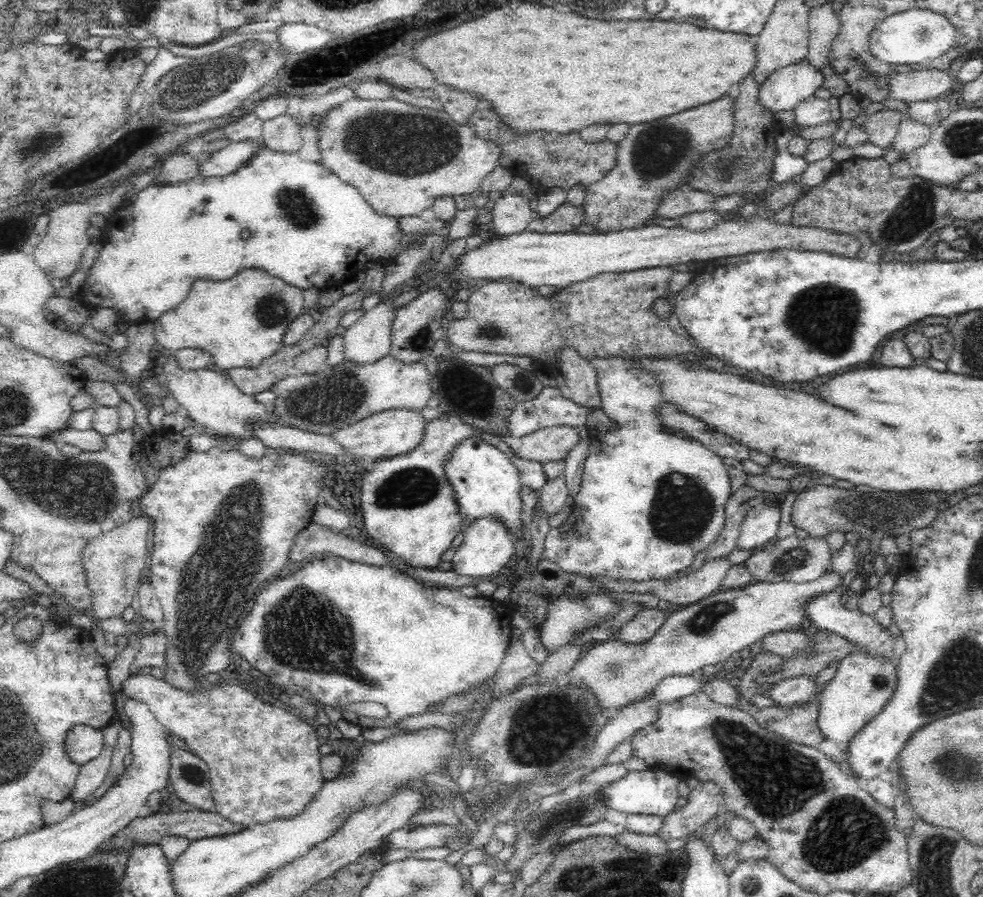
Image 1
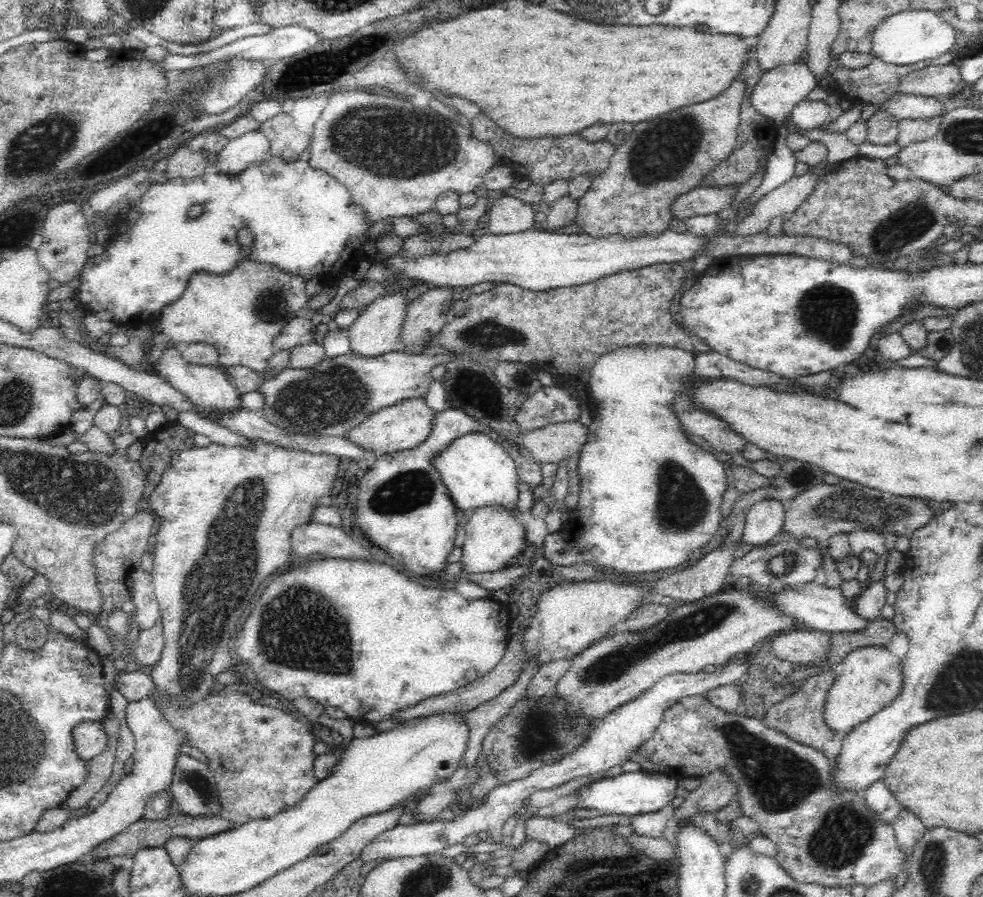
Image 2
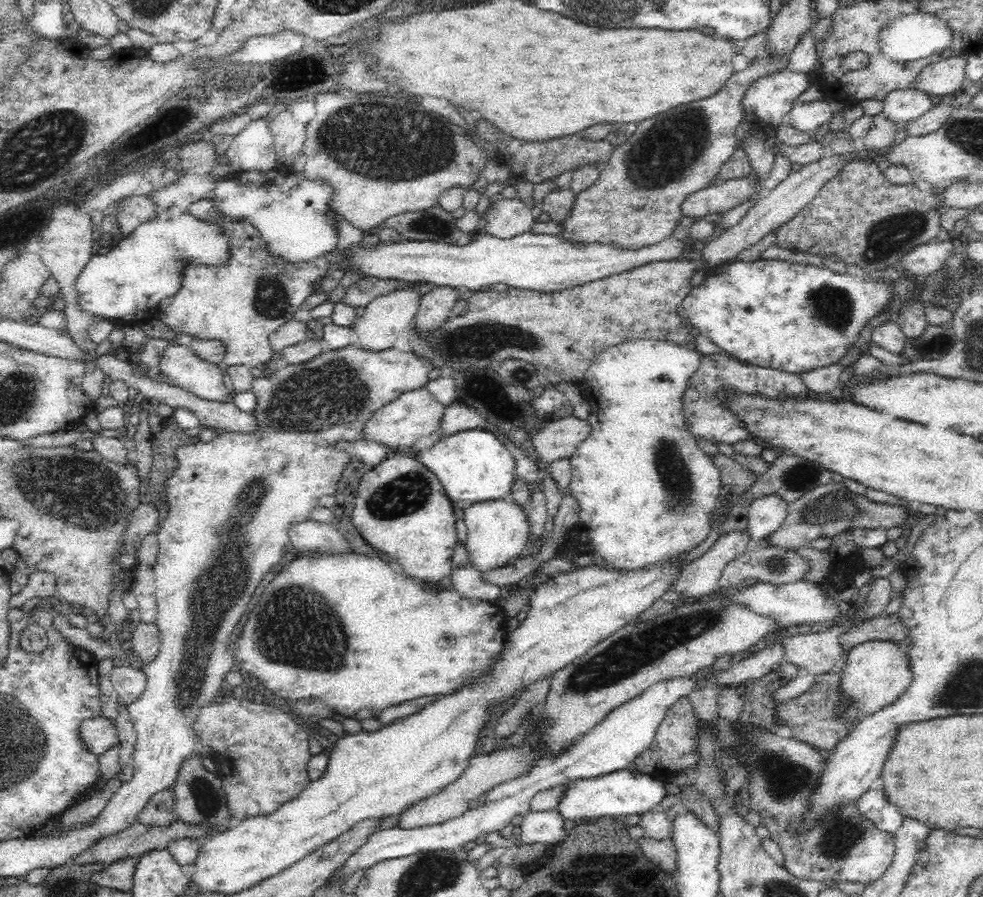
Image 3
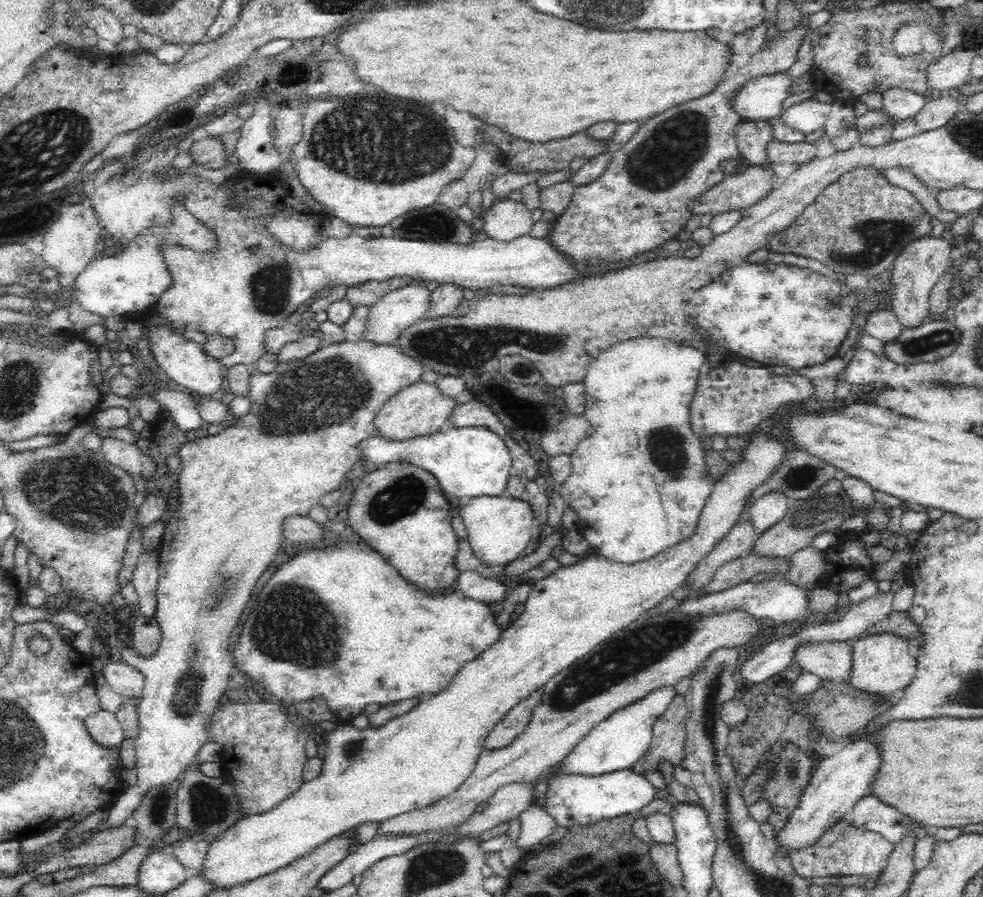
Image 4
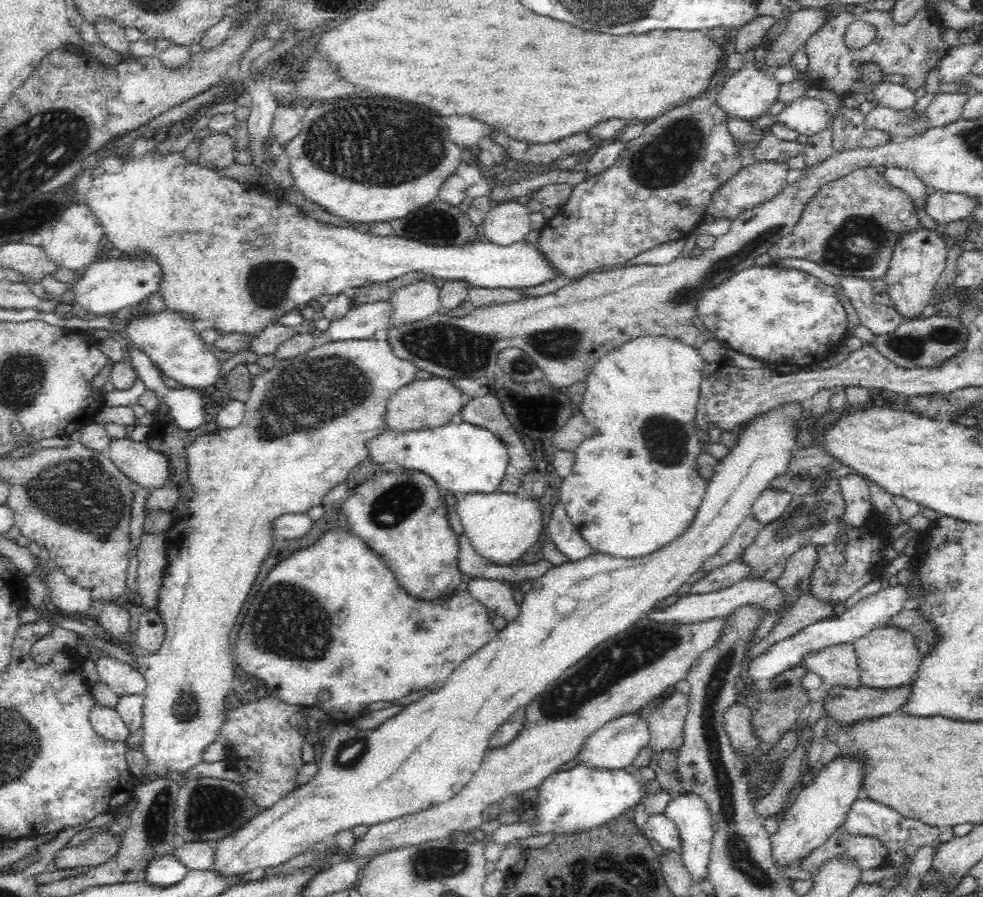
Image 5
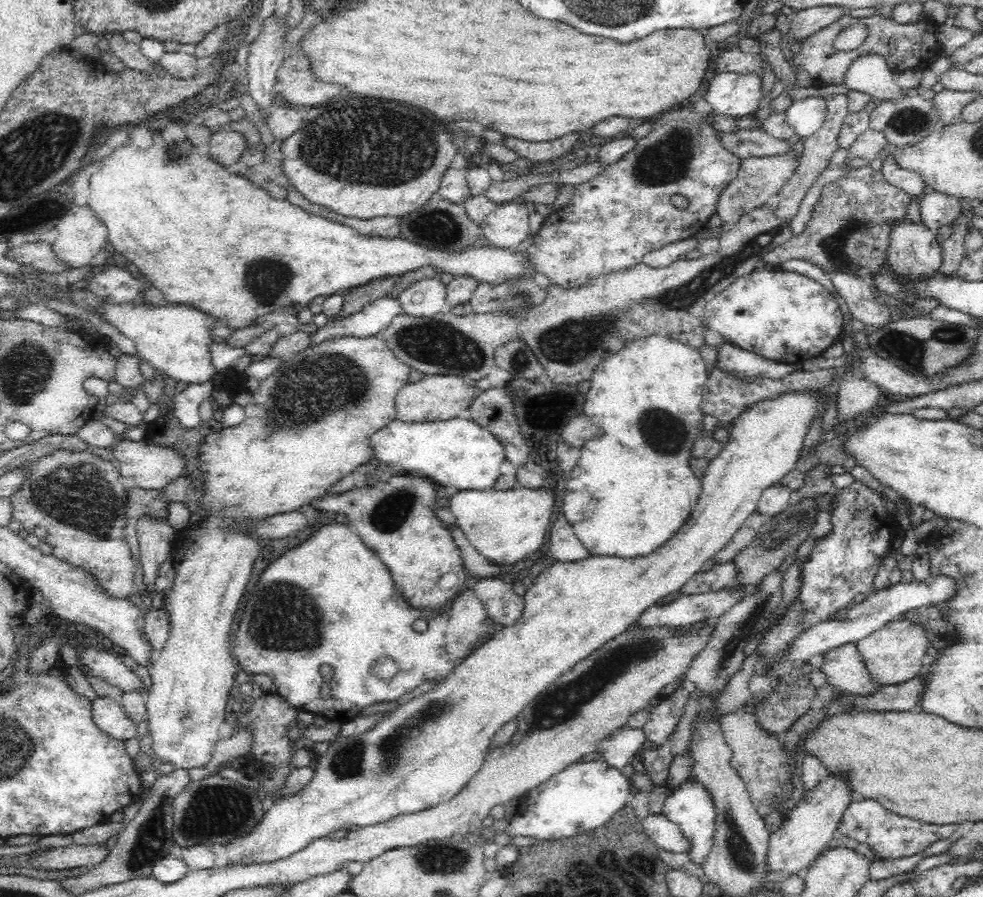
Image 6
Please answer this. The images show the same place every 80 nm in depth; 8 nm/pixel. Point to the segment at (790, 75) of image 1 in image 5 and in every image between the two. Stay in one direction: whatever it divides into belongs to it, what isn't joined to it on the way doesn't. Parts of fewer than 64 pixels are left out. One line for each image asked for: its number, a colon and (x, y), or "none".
2: (780, 90)
3: (771, 97)
4: (762, 99)
5: (748, 94)

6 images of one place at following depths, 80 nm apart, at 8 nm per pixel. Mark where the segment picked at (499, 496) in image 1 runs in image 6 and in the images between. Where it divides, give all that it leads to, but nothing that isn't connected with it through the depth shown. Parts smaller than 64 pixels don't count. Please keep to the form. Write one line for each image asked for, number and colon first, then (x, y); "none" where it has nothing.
2: (478, 473)
3: (474, 467)
4: (472, 462)
5: (464, 459)
6: (459, 453)

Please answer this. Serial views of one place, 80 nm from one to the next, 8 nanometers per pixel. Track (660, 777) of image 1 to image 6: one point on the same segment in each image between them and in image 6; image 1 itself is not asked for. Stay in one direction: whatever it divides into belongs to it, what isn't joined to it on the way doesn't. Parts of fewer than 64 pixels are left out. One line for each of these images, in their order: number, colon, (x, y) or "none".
2: (632, 793)
3: (622, 793)
4: (574, 799)
5: (573, 798)
6: (585, 794)

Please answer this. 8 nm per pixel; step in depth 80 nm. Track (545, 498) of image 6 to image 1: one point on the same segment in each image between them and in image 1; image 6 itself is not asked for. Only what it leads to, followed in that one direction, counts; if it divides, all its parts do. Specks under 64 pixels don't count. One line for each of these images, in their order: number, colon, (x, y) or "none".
1: (486, 548)
2: (493, 536)
3: (497, 531)
4: (499, 529)
5: (501, 527)

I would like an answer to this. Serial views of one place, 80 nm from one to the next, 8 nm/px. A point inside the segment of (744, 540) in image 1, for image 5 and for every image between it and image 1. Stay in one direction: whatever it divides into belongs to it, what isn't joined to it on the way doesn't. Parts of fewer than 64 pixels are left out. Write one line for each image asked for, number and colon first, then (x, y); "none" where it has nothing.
2: (764, 520)
3: (766, 514)
4: (767, 510)
5: (771, 504)

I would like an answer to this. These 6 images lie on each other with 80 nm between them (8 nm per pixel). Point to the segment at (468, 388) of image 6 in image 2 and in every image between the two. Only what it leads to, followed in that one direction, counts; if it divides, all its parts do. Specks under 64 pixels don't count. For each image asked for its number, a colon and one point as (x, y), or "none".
2: (402, 427)
3: (410, 420)
4: (419, 410)
5: (424, 404)

